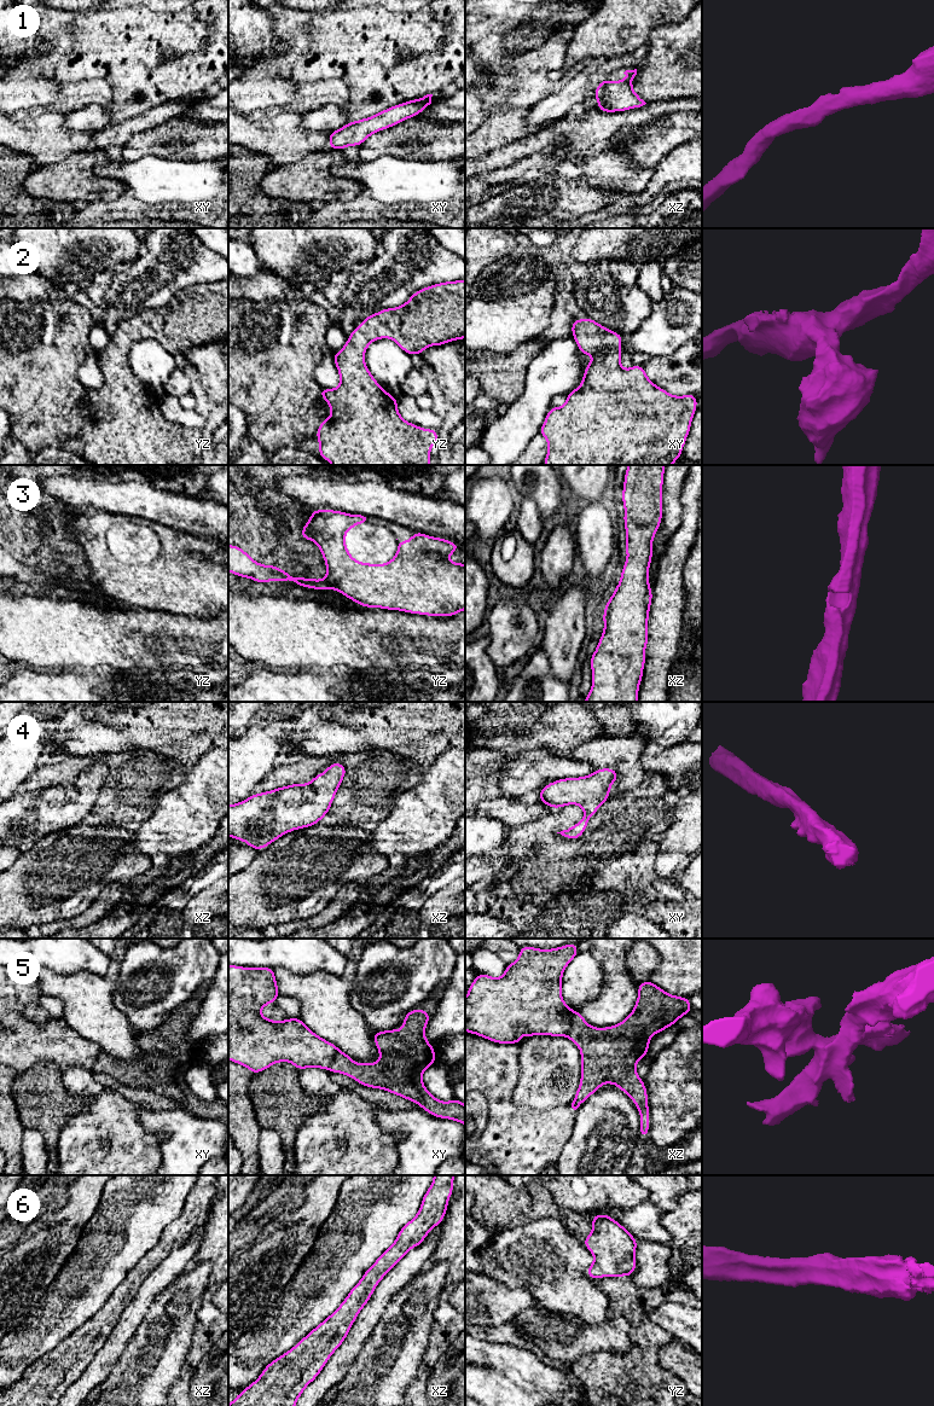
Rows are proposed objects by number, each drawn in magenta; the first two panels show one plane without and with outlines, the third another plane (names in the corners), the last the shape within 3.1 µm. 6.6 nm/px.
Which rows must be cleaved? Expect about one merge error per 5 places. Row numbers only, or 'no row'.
5

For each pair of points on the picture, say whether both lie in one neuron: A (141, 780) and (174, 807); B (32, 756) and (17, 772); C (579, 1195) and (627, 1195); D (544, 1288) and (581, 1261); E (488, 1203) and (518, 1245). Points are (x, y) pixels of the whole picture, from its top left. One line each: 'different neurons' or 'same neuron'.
A: different neurons
B: same neuron
C: same neuron
D: same neuron
E: different neurons

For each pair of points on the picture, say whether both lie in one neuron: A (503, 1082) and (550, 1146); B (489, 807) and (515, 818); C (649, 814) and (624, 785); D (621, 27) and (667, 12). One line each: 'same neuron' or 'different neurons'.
A: same neuron
B: same neuron
C: different neurons
D: same neuron

